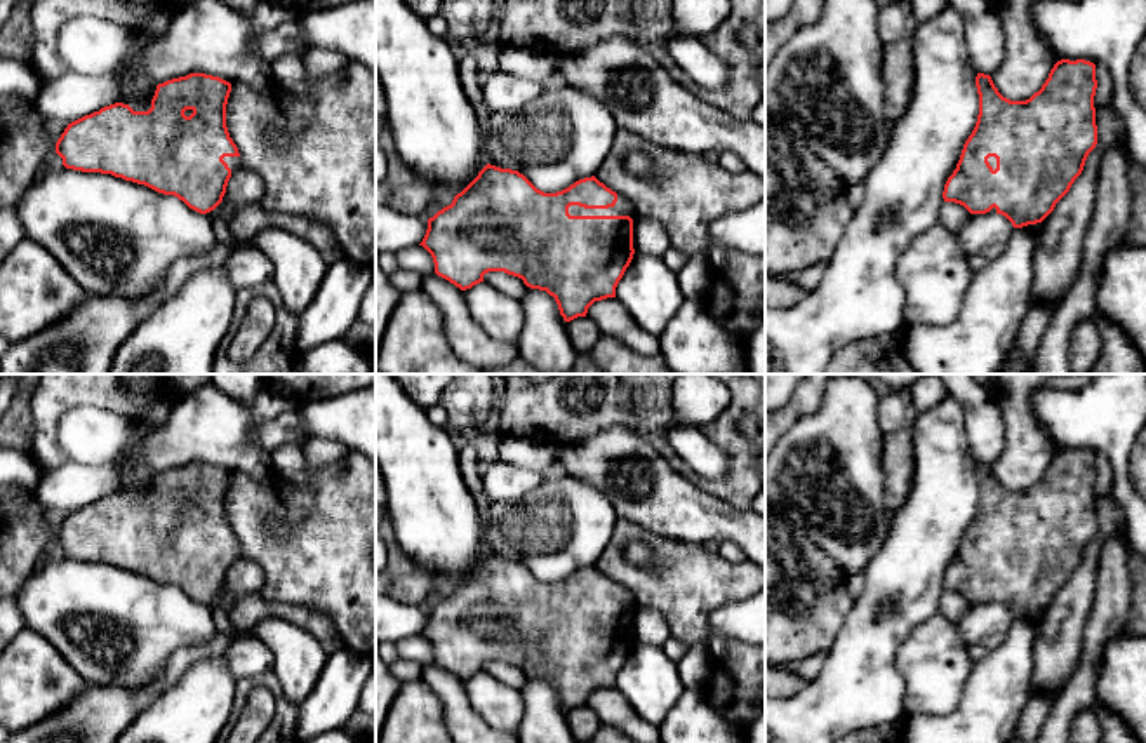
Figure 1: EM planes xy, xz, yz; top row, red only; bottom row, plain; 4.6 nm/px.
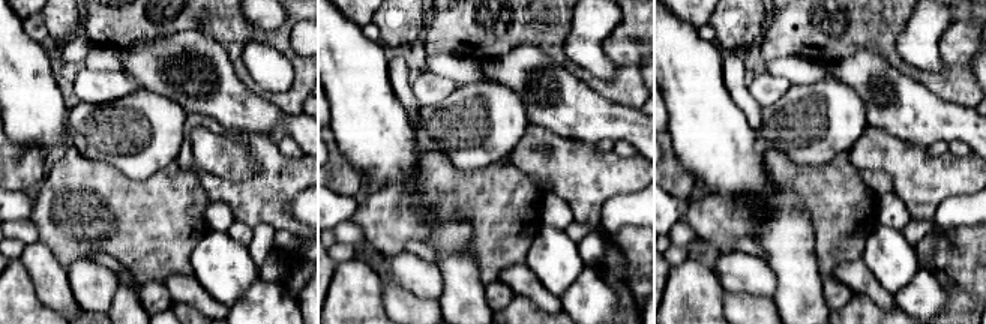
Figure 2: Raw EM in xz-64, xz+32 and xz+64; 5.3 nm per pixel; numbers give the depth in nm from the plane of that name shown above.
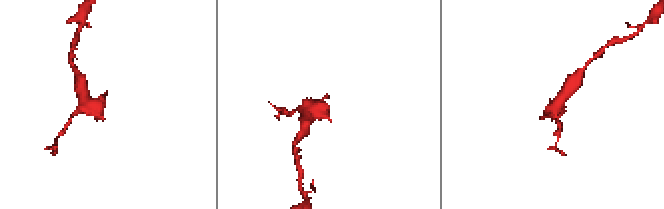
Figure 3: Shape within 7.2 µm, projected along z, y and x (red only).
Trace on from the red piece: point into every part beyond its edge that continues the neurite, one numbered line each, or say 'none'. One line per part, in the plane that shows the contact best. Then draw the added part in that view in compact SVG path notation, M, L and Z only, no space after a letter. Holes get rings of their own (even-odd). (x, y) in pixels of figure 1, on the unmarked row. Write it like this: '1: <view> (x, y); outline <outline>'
1: xz (623, 595); outline M617 583L617 592L614 597L609 599L584 599L579 595L569 597L570 606L630 606L635 612L636 599L631 590L628 590L624 585Z

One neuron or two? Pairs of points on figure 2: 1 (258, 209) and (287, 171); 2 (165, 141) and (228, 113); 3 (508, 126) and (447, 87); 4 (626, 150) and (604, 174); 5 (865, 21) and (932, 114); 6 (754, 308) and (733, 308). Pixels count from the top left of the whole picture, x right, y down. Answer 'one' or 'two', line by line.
1: one
2: two
3: two
4: two
5: two
6: one

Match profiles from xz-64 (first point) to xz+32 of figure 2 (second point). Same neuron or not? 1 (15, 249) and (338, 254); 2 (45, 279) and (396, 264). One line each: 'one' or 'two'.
1: one
2: two

